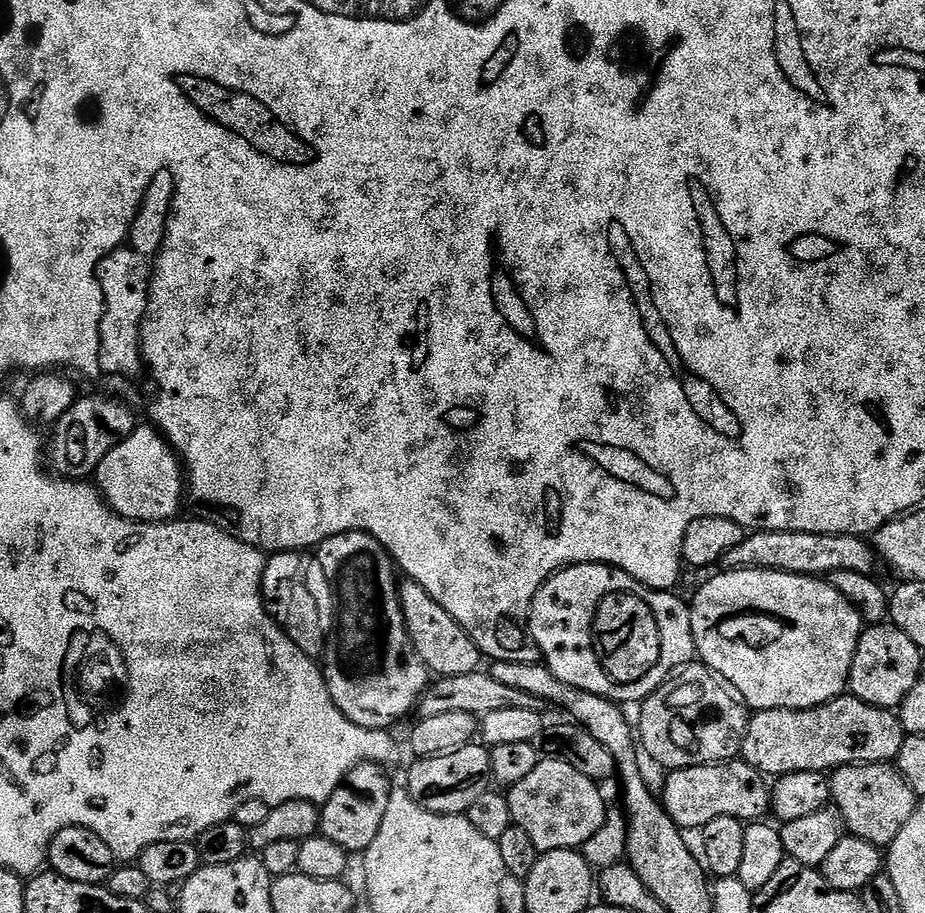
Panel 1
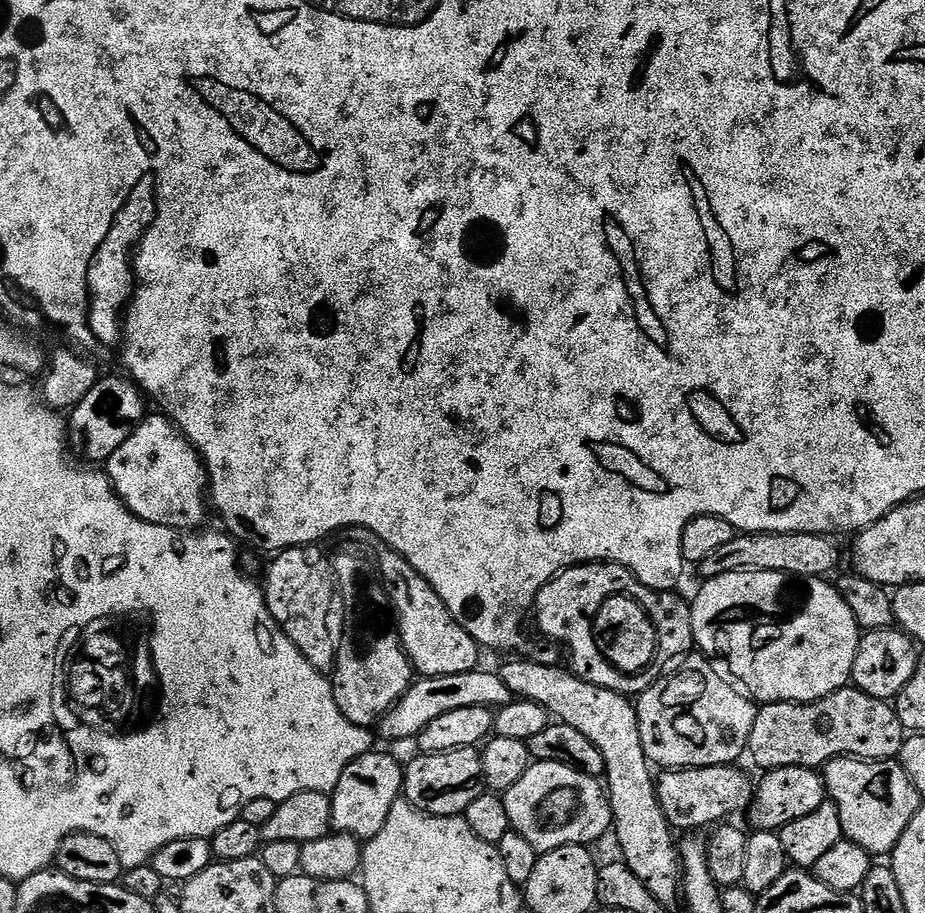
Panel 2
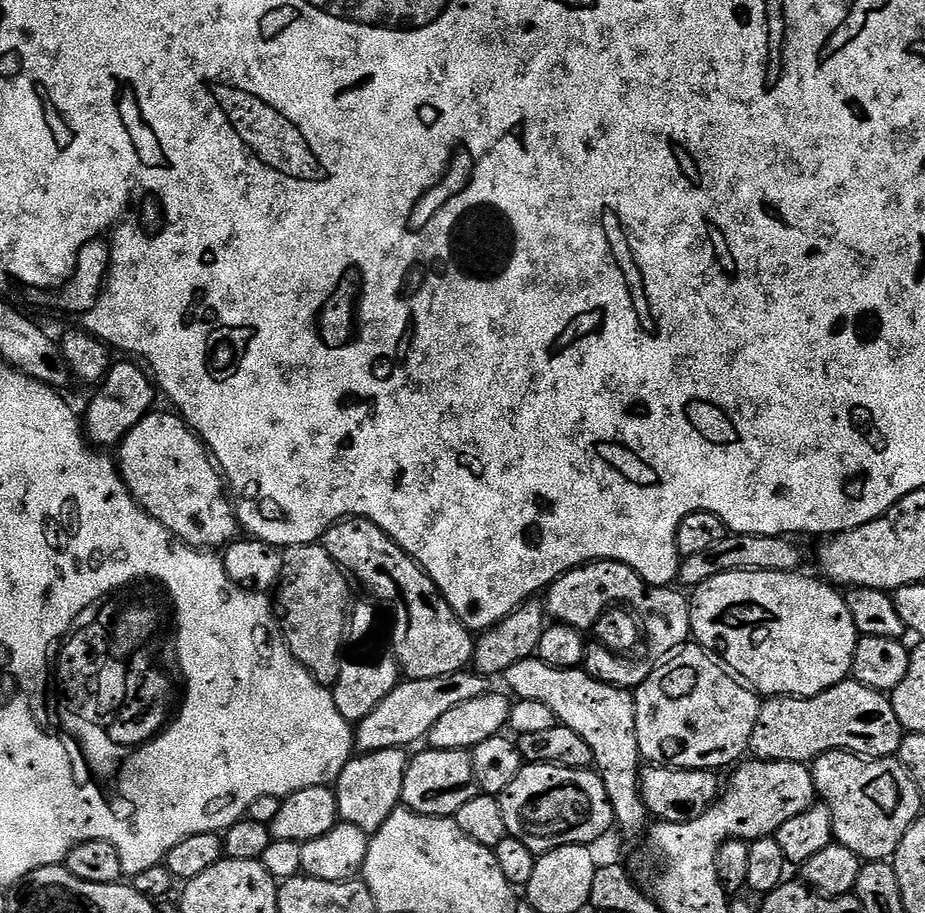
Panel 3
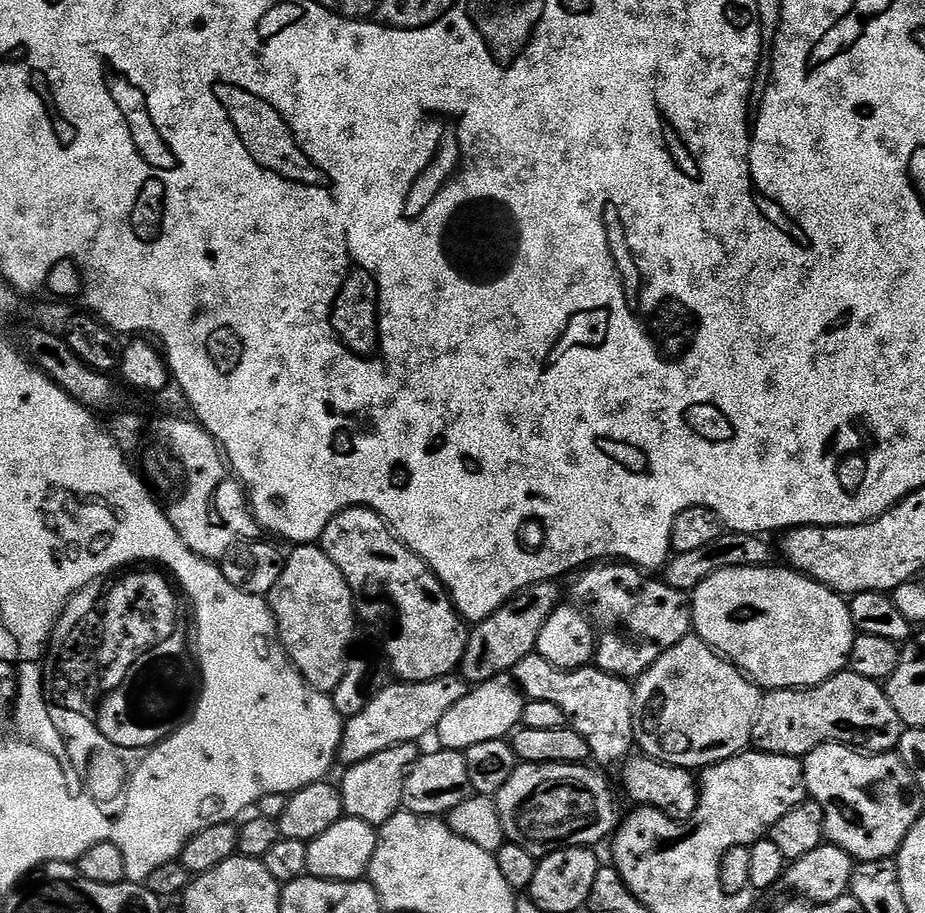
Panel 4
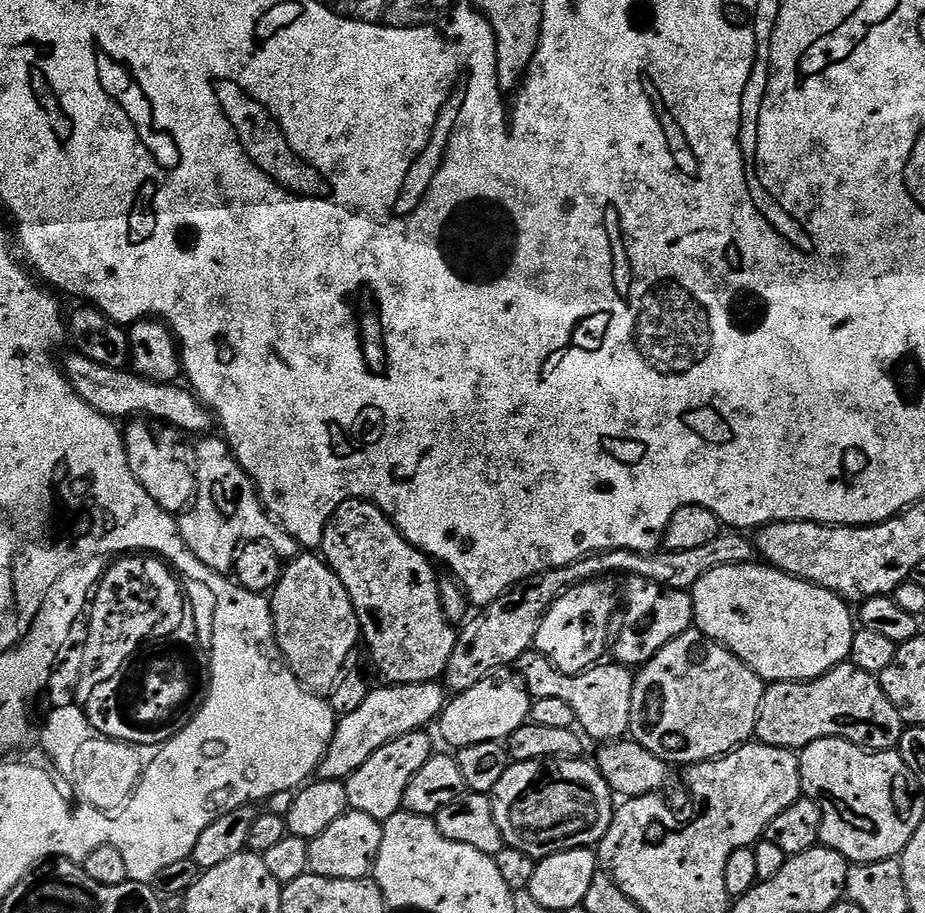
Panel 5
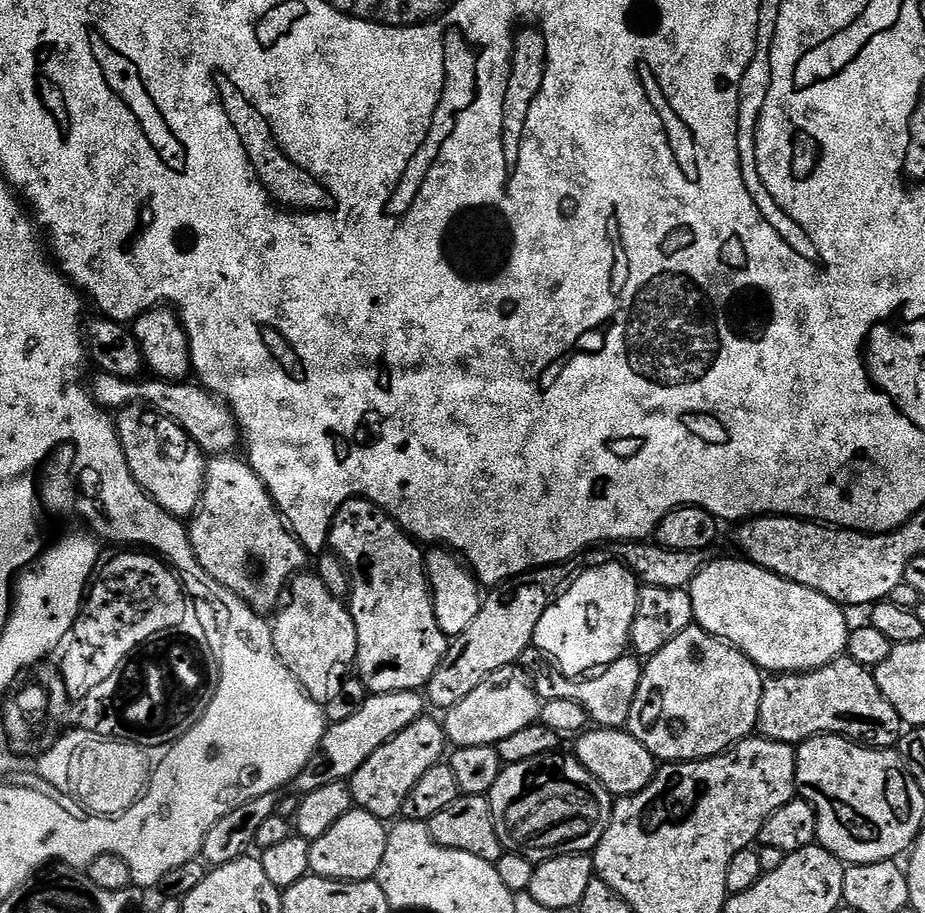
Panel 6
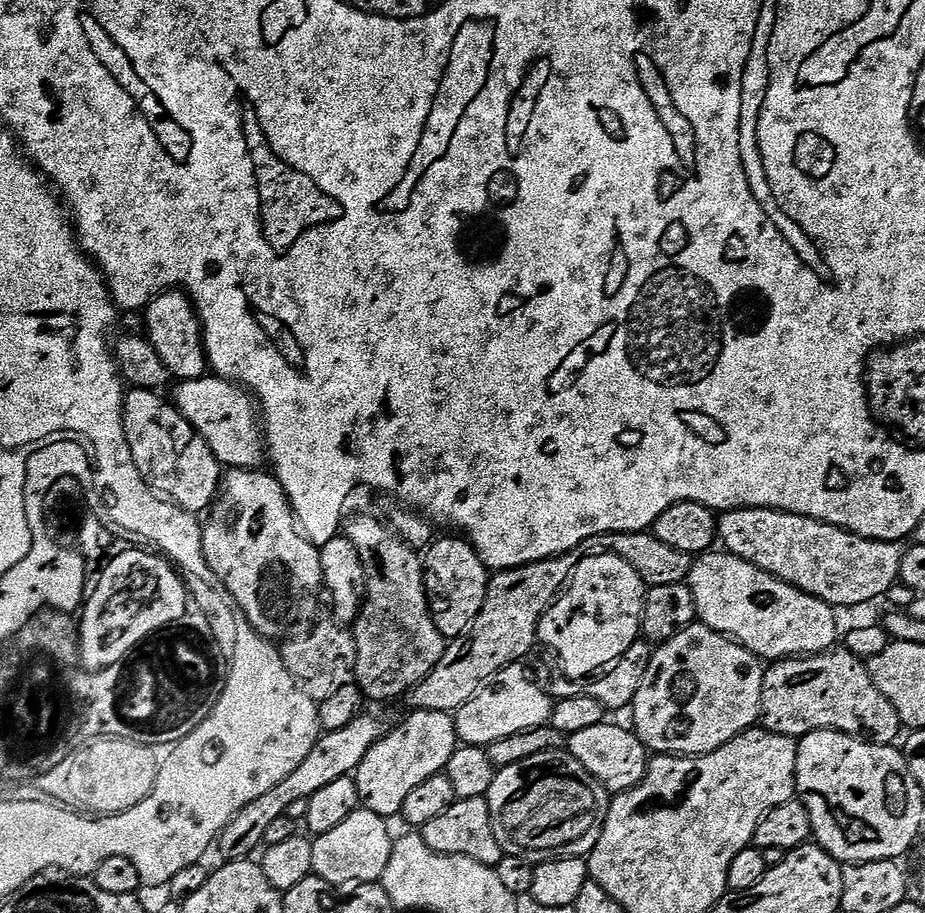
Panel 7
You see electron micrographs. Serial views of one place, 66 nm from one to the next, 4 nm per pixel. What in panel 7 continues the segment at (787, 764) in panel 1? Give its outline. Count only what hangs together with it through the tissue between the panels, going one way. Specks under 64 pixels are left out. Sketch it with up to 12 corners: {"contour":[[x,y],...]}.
{"contour":[[843,646],[769,663],[759,723],[895,745],[902,725]]}

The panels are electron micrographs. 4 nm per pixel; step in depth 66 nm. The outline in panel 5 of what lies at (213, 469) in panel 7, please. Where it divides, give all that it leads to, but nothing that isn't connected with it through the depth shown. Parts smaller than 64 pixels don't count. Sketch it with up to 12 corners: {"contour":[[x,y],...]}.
{"contour":[[136,420],[124,437],[131,473],[173,514],[195,499],[179,433]]}

